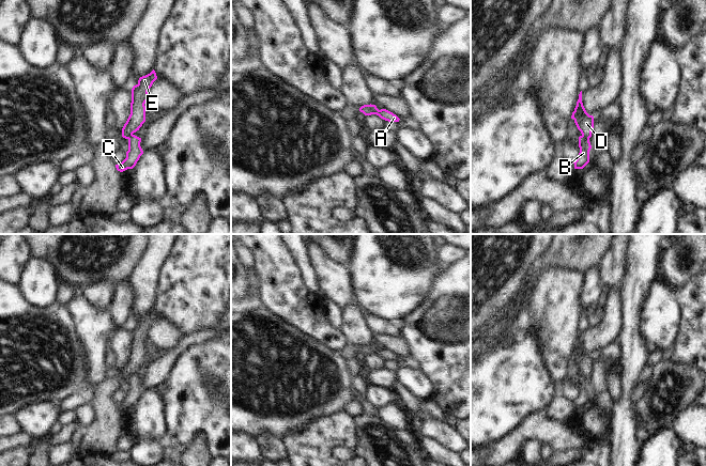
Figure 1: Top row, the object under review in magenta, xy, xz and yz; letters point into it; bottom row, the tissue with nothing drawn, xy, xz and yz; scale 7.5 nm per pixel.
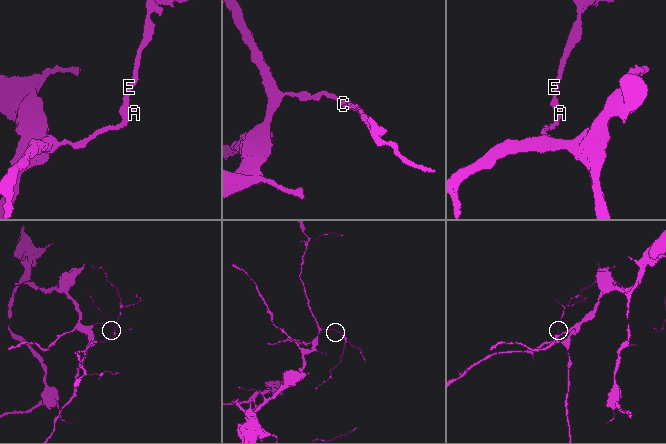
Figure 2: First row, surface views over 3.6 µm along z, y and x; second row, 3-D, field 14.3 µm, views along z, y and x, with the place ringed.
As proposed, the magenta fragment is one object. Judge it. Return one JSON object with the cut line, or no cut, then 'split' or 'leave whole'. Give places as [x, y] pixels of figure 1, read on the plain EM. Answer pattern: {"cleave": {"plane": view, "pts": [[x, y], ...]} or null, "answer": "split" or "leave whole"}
{"cleave": {"plane": "xz", "pts": [[369, 344], [377, 353]]}, "answer": "split"}

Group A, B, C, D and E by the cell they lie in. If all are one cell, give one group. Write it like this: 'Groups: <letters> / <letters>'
Groups: A B C / D E.

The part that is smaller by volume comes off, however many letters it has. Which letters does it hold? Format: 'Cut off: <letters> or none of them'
Cut off: D, E

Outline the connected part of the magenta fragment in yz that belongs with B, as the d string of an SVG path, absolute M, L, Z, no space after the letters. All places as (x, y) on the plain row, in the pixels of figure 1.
M583 375L579 376L580 392L574 403L574 408L583 408L589 402L589 390L592 388L589 379Z

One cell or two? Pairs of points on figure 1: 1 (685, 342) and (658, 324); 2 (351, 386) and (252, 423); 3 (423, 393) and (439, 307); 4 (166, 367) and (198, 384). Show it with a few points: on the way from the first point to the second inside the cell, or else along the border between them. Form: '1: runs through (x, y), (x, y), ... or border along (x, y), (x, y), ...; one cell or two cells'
1: border along (681, 312), (679, 334), (674, 343); two cells
2: runs through (326, 386), (293, 387), (275, 405); one cell
3: border along (419, 369), (431, 382), (430, 398); two cells
4: border along (186, 348), (177, 358), (163, 382); two cells

